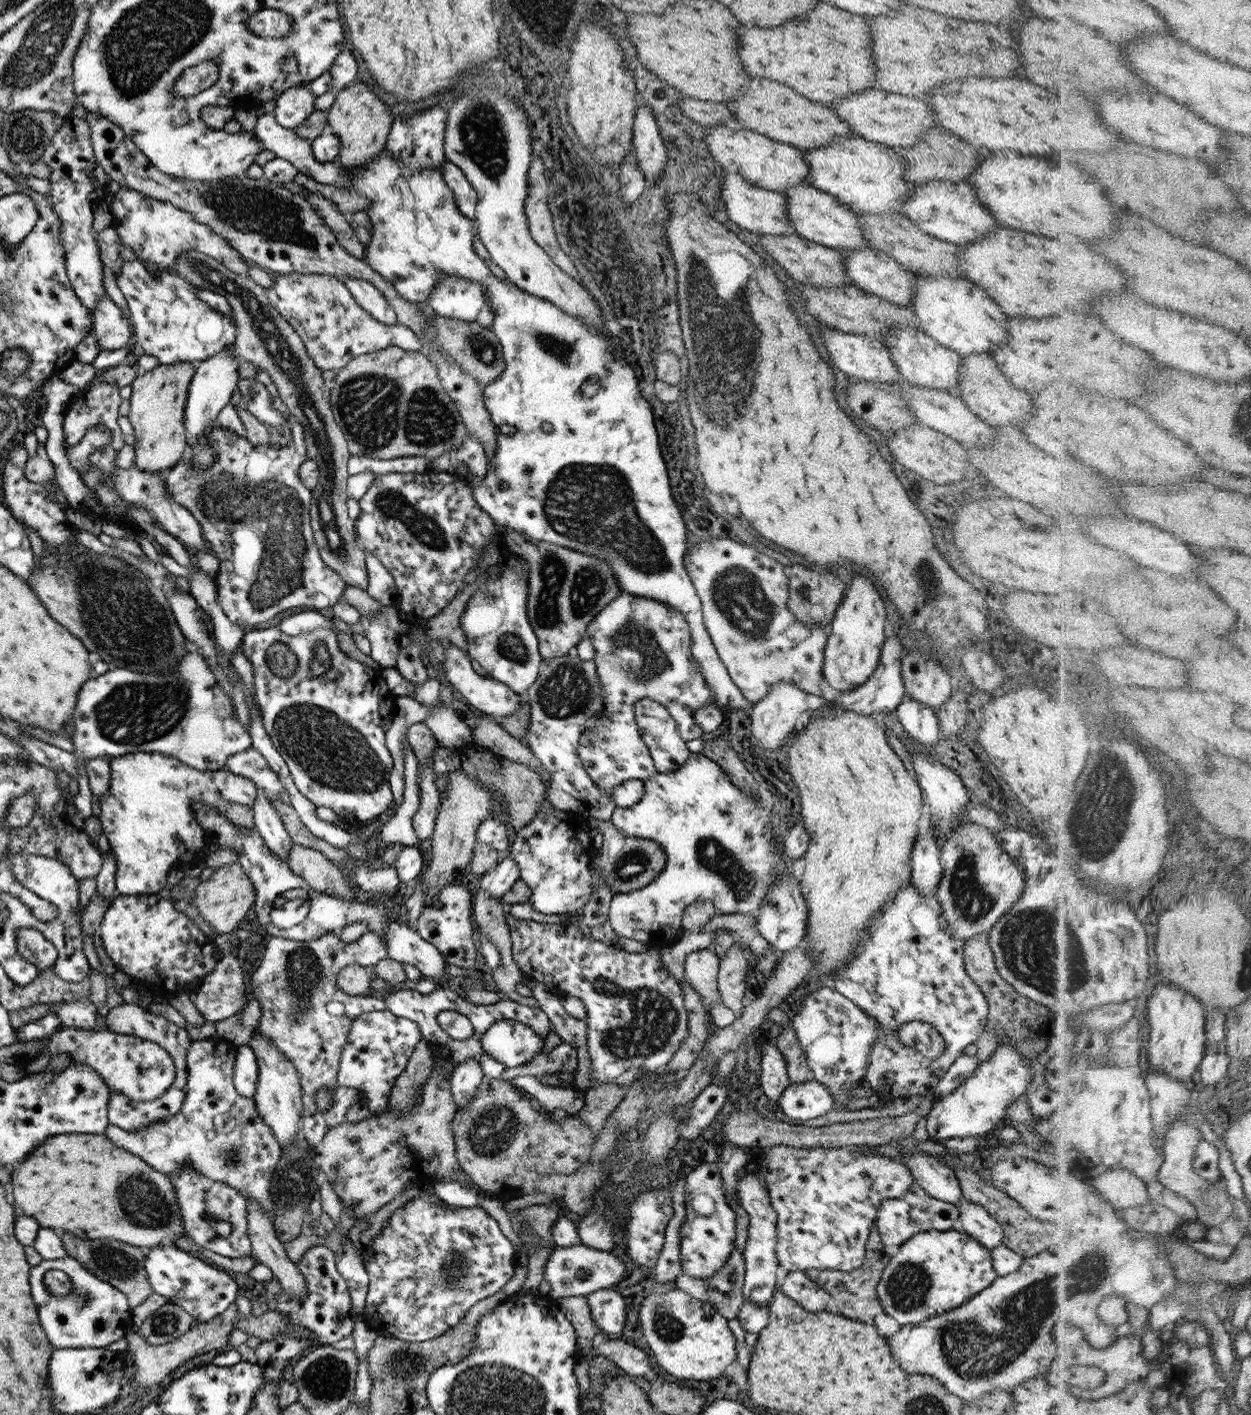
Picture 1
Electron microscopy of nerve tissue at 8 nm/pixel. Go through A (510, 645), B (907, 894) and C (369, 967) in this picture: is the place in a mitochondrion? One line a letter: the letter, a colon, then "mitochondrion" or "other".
A: mitochondrion
B: other
C: other

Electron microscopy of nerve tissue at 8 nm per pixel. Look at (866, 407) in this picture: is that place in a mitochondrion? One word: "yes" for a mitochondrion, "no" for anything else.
no

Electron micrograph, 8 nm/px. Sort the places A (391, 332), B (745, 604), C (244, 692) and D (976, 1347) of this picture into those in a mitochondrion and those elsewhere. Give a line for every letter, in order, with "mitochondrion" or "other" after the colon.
A: other
B: mitochondrion
C: other
D: mitochondrion

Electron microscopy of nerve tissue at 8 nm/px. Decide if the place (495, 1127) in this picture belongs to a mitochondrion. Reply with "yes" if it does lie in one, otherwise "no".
yes

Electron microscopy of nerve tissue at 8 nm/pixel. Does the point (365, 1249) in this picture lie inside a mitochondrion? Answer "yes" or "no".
no

